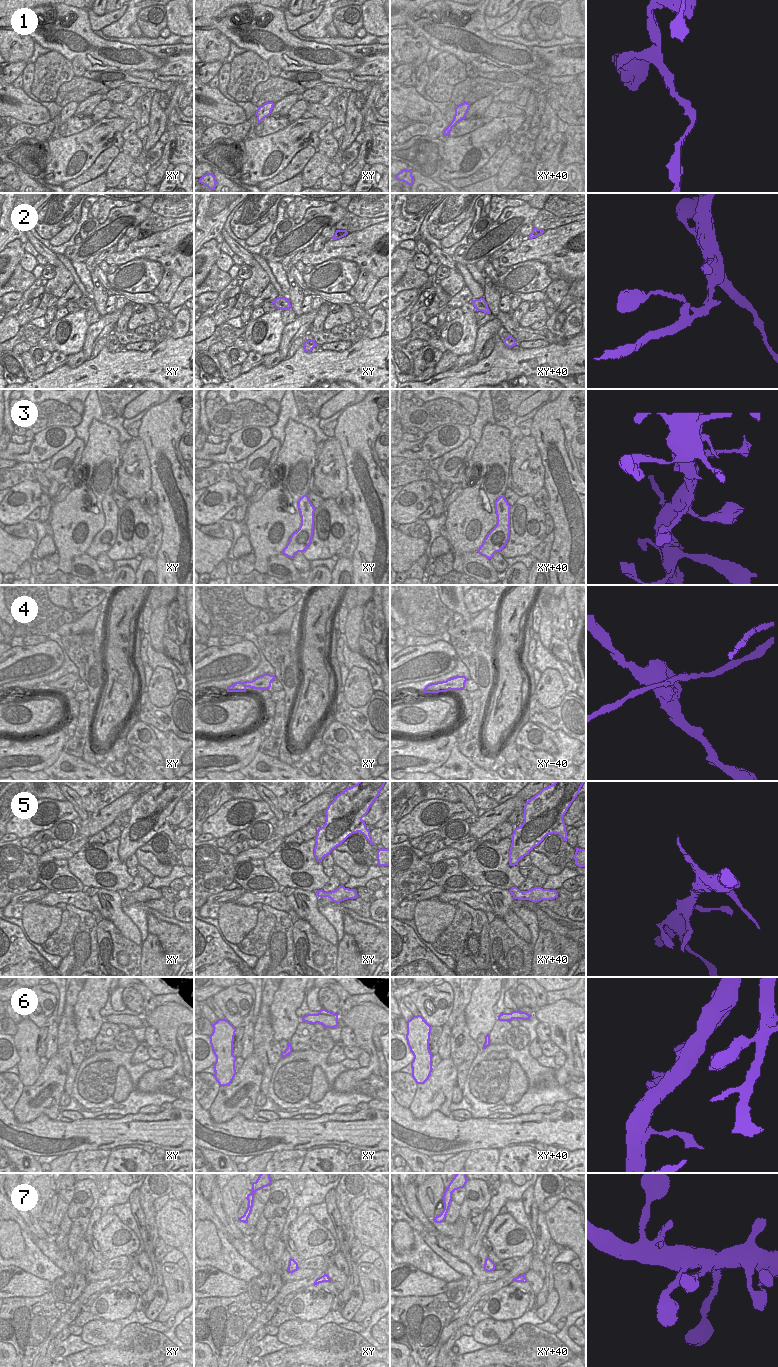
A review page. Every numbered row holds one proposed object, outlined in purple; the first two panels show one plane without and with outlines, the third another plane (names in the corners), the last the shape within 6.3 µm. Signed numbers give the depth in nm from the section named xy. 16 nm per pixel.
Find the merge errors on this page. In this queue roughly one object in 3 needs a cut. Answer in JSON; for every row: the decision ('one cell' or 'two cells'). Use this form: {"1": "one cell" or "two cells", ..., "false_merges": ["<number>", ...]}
{"1": "one cell", "2": "two cells", "3": "one cell", "4": "two cells", "5": "two cells", "6": "one cell", "7": "one cell", "false_merges": ["2", "4", "5"]}

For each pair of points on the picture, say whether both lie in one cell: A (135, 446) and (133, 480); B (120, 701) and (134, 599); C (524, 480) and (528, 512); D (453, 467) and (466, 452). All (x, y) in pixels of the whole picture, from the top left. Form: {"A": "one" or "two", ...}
{"A": "one", "B": "one", "C": "two", "D": "one"}

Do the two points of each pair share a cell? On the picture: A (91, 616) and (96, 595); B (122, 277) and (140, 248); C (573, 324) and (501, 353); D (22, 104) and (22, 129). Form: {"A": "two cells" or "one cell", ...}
{"A": "two cells", "B": "two cells", "C": "two cells", "D": "two cells"}

